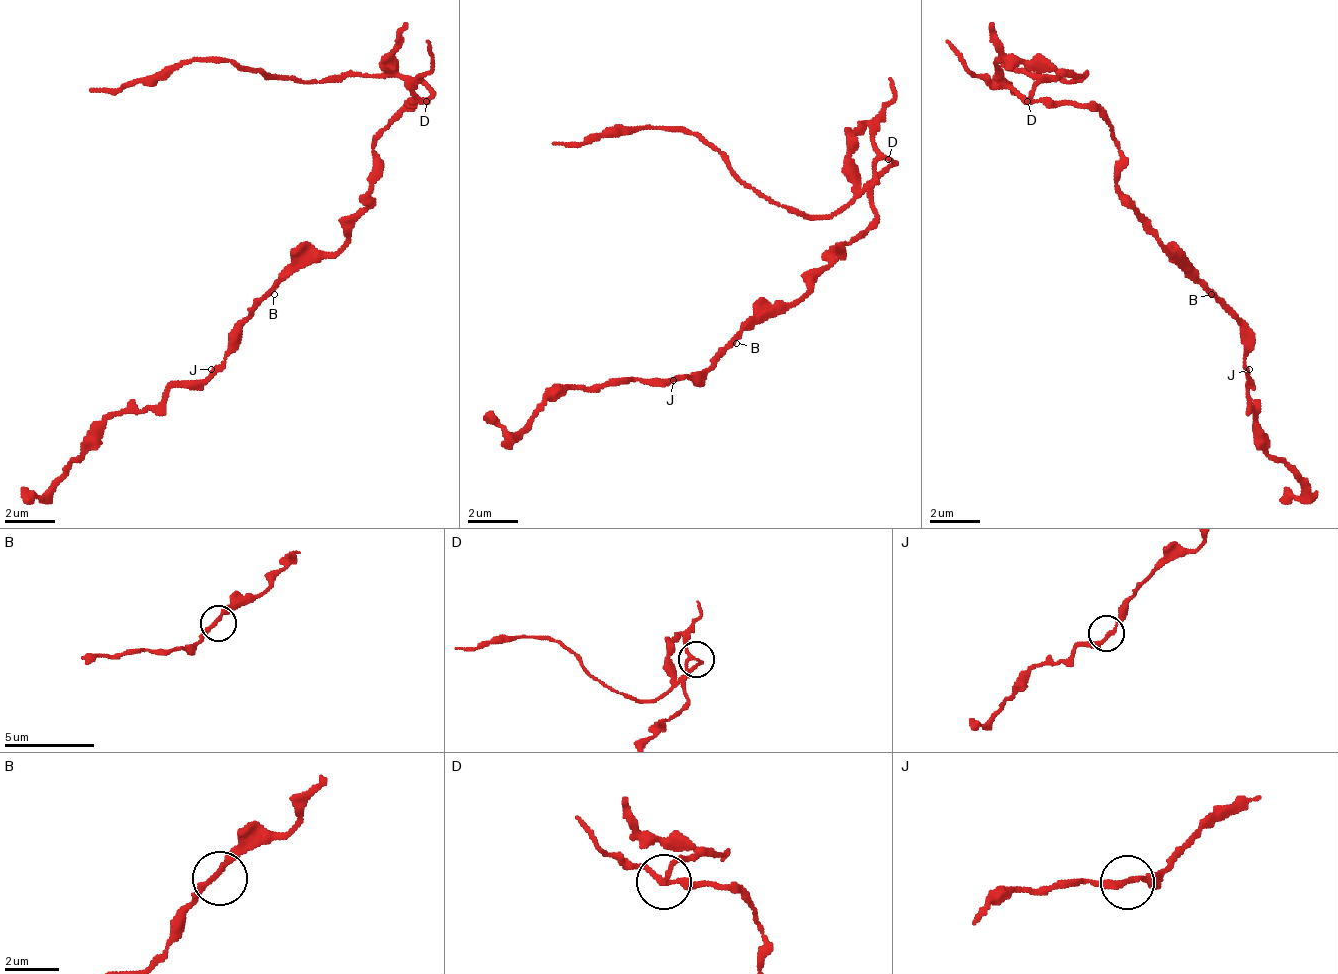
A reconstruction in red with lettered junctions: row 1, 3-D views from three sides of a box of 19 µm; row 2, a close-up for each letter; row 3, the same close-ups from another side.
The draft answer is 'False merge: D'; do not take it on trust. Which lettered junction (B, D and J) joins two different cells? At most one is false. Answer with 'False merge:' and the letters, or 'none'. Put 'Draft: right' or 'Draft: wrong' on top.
Draft: right
False merge: D

